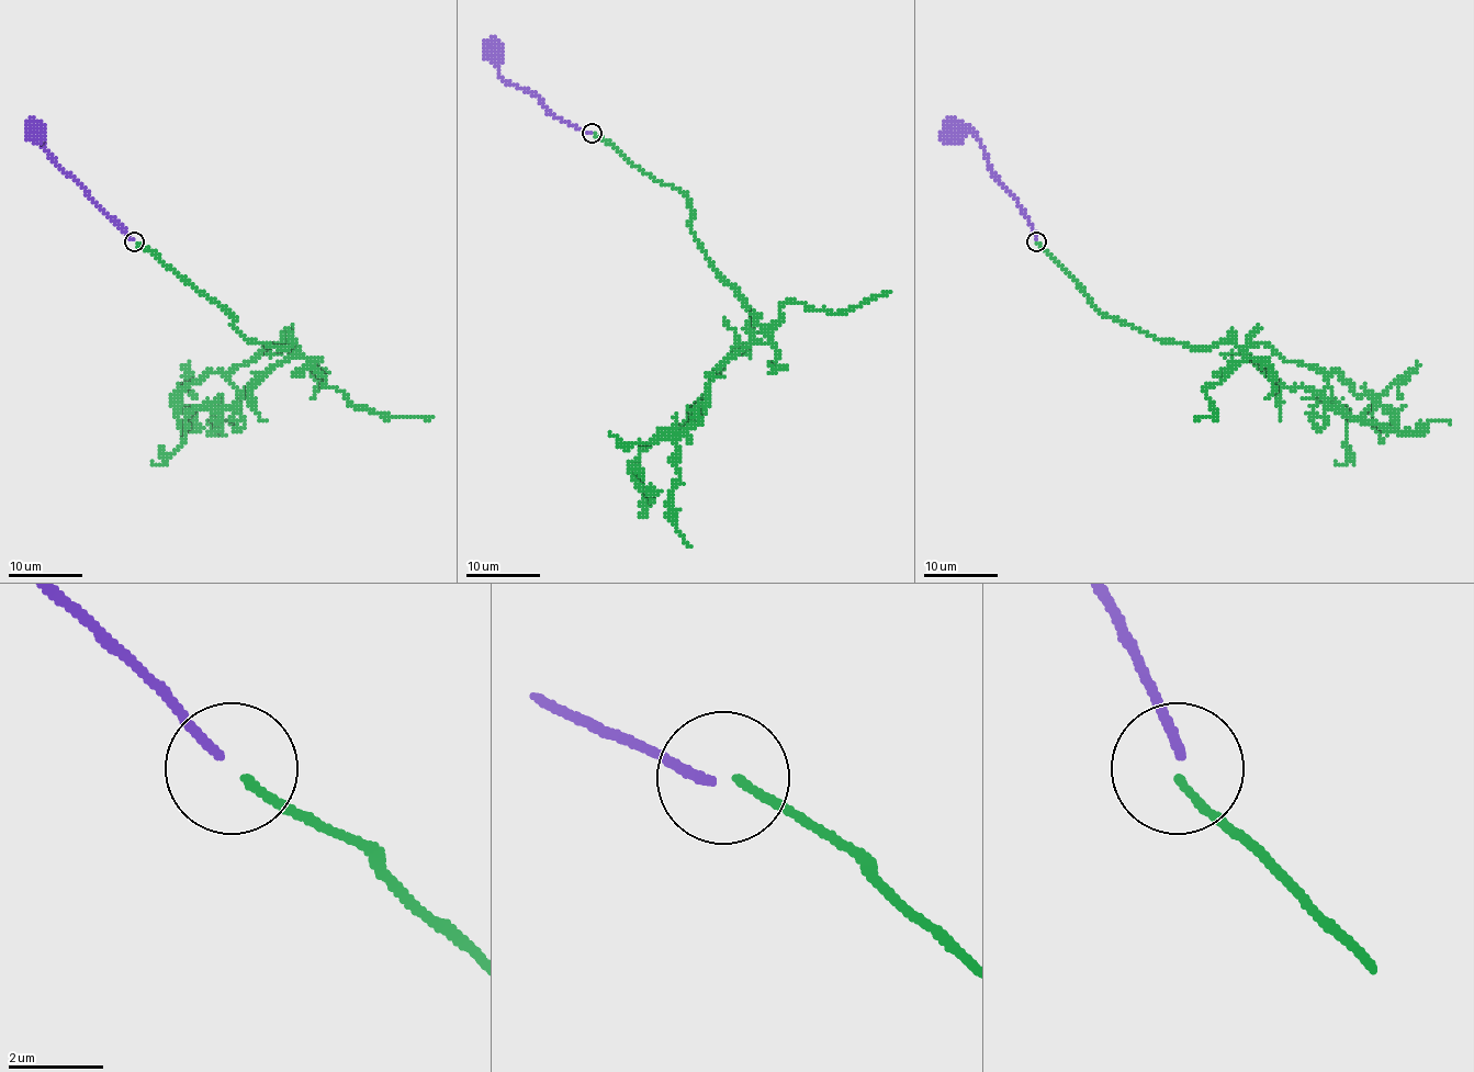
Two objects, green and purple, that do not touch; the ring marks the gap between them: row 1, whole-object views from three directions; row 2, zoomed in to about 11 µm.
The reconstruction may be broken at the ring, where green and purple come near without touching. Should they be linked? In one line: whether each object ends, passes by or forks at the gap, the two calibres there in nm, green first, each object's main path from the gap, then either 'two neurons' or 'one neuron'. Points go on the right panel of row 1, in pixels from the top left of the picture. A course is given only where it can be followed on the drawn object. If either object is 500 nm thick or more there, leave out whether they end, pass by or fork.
green ends; purple ends; calibres 170 and 190 nm; course green (1037, 243), (1102, 314), (1194, 349), (1230, 341), (1276, 382), (1314, 390), (1358, 419), (1406, 432), (1449, 422); course purple (1037, 240), (1022, 207), (997, 179), (978, 138), (972, 133), (952, 132), (943, 126); one neuron

